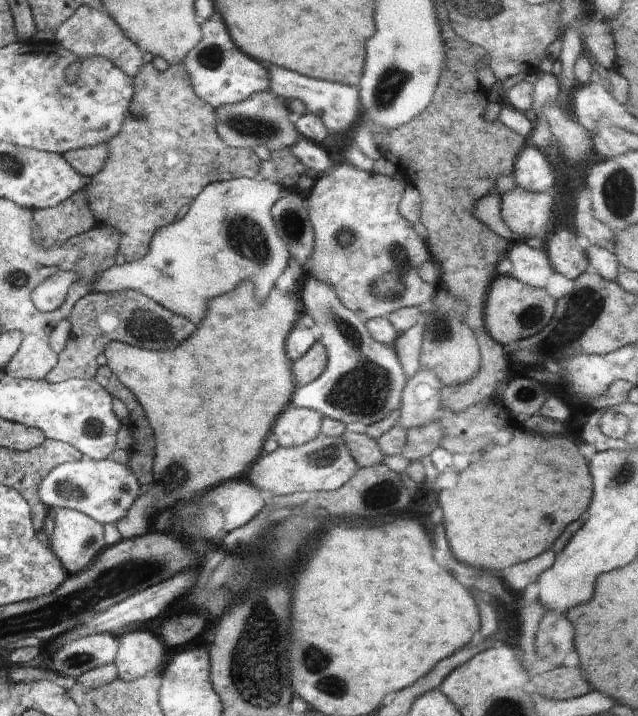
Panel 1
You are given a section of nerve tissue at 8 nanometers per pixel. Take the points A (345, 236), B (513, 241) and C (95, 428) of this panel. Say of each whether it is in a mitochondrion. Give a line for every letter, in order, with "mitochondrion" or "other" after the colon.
A: mitochondrion
B: other
C: mitochondrion

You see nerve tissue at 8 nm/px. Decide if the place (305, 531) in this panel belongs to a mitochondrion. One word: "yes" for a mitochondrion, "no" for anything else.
yes

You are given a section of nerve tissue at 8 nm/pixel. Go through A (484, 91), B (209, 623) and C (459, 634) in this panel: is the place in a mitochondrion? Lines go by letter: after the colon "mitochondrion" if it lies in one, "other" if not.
A: other
B: other
C: other

